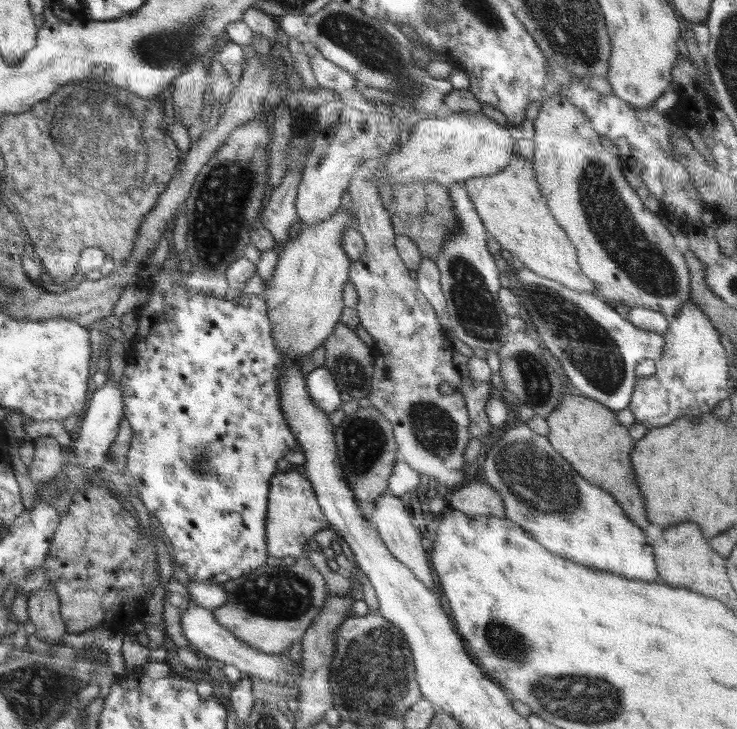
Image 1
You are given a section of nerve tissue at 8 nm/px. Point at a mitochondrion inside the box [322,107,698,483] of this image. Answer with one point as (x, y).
(609, 218)

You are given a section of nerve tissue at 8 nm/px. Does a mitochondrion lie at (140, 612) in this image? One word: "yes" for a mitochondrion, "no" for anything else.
no

